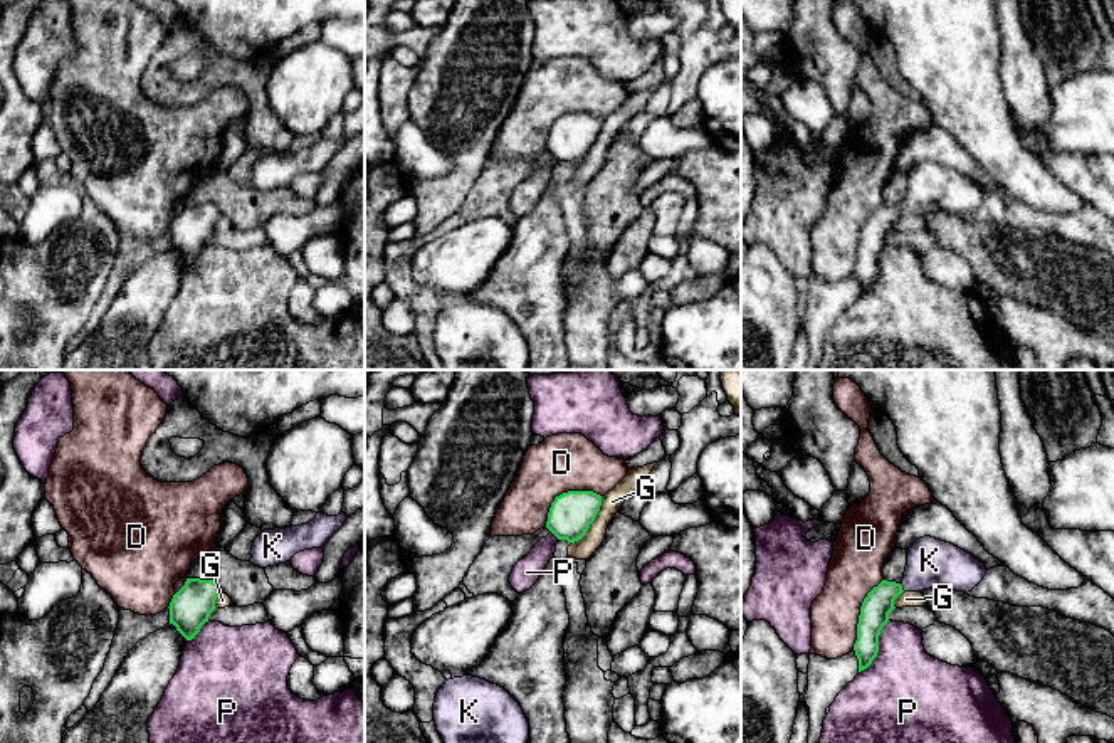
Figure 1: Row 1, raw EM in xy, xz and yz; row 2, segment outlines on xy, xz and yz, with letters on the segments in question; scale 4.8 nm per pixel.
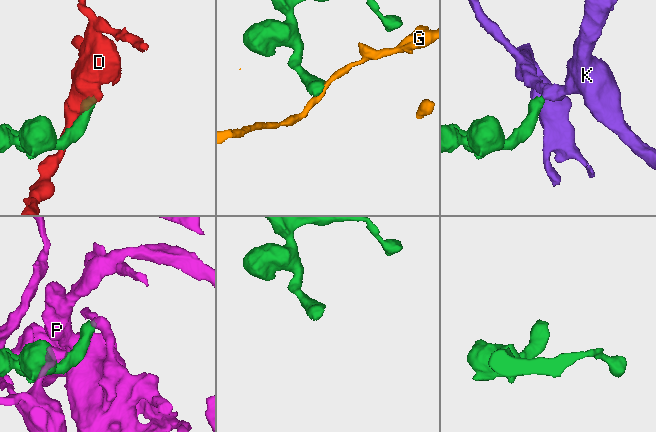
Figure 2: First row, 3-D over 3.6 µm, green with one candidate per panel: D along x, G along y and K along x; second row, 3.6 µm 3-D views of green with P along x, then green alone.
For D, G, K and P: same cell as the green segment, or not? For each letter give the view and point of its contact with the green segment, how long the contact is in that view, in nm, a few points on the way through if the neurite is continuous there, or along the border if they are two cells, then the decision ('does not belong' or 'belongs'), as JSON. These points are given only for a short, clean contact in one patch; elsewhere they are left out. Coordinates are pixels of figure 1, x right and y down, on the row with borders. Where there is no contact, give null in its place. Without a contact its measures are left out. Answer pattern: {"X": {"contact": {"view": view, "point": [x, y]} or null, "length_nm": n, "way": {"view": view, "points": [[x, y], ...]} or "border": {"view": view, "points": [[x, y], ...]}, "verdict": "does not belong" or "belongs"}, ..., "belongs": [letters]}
{"D": {"contact": {"view": "xz", "point": [563, 493]}, "length_nm": 320, "verdict": "does not belong"}, "G": {"contact": {"view": "xz", "point": [593, 520]}, "length_nm": 260, "border": {"view": "xz", "points": [[602, 496], [595, 520], [577, 542]]}, "verdict": "does not belong"}, "K": {"contact": {"view": "yz", "point": [901, 587]}, "length_nm": 50, "way": {"view": "yz", "points": [[874, 614], [901, 587], [914, 580], [931, 563]]}, "verdict": "belongs"}, "P": {"contact": {"view": "yz", "point": [877, 648]}, "length_nm": 300, "verdict": "does not belong"}, "belongs": ["K"]}

